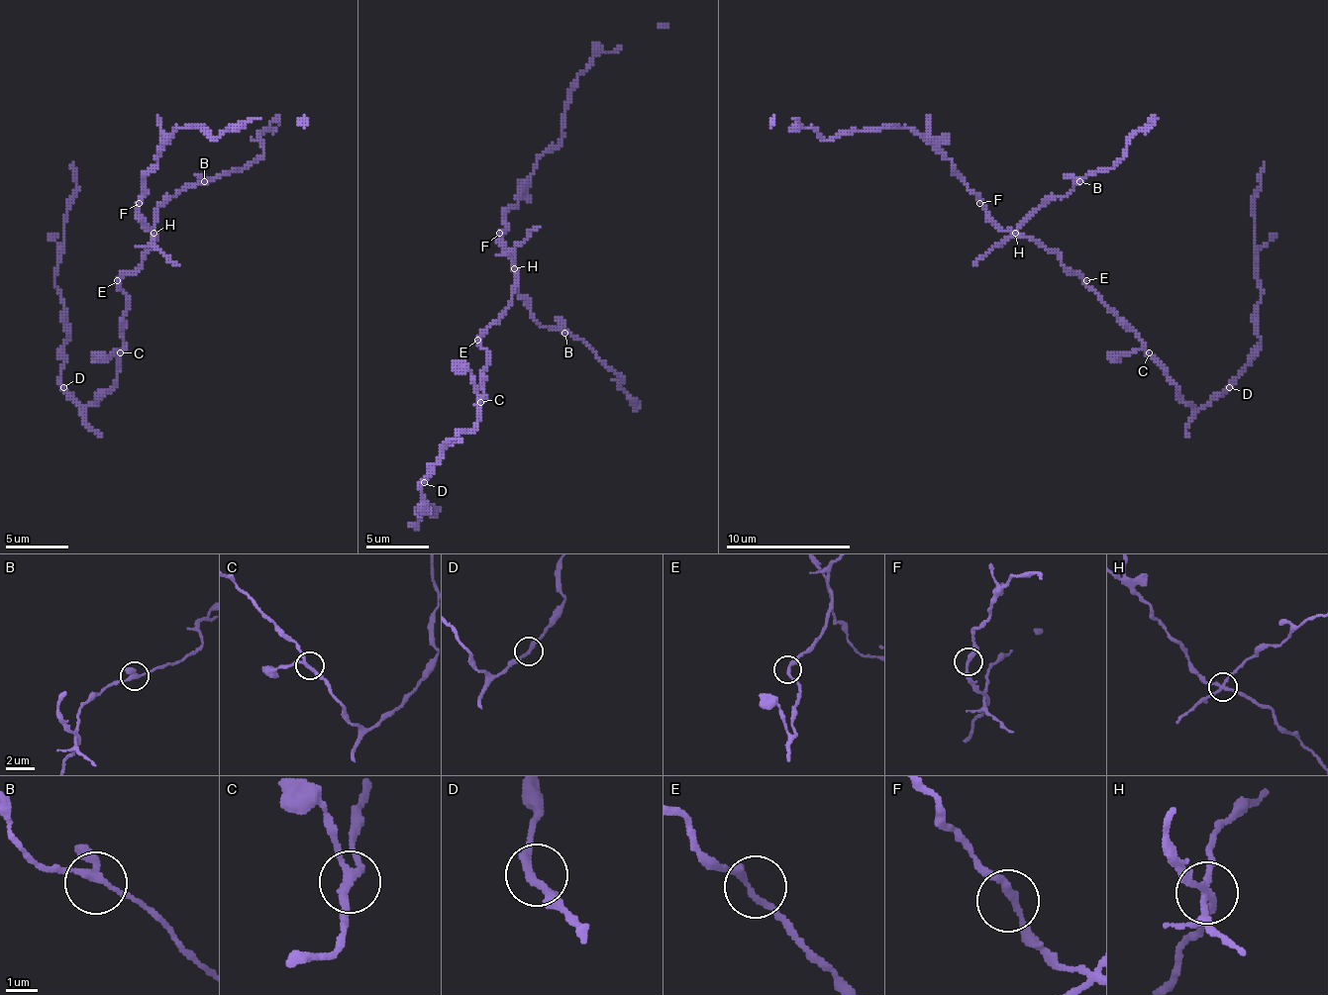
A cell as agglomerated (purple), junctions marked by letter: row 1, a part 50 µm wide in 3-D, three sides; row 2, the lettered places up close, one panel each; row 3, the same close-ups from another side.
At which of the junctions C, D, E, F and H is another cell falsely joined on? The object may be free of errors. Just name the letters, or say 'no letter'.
H

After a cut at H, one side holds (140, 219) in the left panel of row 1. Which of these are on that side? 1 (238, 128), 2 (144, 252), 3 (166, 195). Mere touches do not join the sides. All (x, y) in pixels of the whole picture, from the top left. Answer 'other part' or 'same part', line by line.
1: same part
2: same part
3: other part

